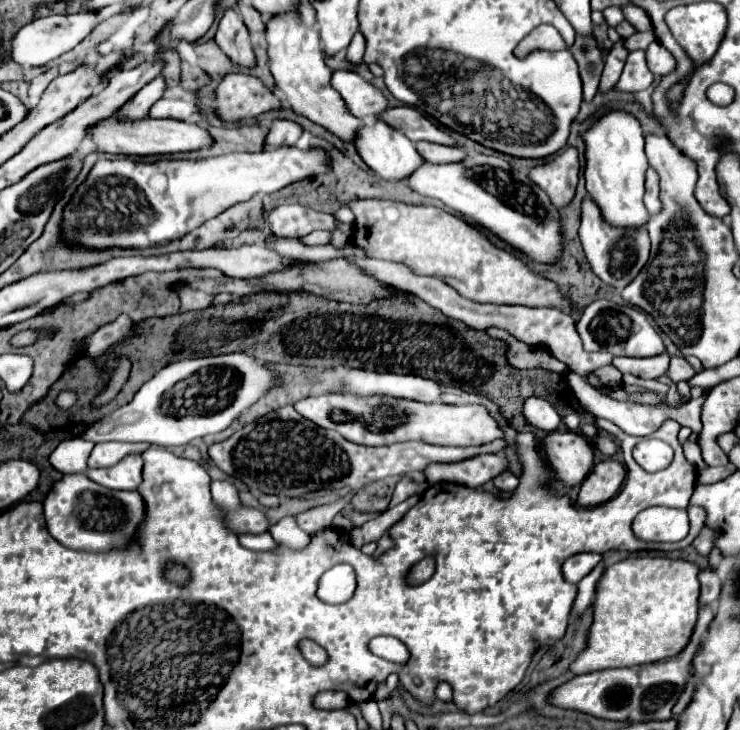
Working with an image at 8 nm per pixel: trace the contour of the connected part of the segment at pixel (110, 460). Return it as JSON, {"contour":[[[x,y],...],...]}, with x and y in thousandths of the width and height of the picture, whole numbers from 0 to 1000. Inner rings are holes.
{"contour":[[[174,605],[128,608],[123,627],[120,627],[120,638],[123,641],[150,641],[158,633],[164,633],[164,627],[177,625],[177,622],[193,622],[199,614],[201,608],[174,608]]]}

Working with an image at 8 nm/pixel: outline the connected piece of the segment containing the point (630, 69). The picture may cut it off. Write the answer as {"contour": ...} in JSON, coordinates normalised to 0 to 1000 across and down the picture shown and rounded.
{"contour":[[[861,68],[861,71],[853,71],[847,77],[847,85],[845,85],[845,93],[842,93],[842,101],[831,118],[834,126],[866,126],[872,121],[877,121],[877,115],[882,112],[882,101],[874,96],[874,88],[872,88],[872,71],[869,68]]]}

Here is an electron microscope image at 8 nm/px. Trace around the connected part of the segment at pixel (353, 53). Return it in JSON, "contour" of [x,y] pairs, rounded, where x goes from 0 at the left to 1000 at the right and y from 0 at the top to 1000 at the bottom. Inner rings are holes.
{"contour":[[[482,44],[480,52],[477,52],[477,58],[469,66],[469,82],[485,88],[491,82],[491,71],[493,71],[493,52],[491,52],[488,44]]]}

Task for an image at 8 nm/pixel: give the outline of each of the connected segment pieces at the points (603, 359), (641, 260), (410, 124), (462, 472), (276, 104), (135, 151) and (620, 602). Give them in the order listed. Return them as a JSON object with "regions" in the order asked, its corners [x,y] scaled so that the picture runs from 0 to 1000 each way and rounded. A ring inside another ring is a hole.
{"regions":[[[[466,351],[466,356],[472,356],[474,362],[482,362],[488,367],[488,373],[499,373],[501,378],[509,378],[509,384],[515,384],[518,389],[526,389],[531,395],[539,395],[545,400],[561,403],[569,411],[574,411],[580,419],[591,422],[593,427],[599,427],[607,436],[623,438],[626,444],[631,444],[639,452],[661,452],[661,449],[677,449],[682,455],[688,455],[691,460],[696,460],[701,468],[709,468],[715,474],[726,474],[731,468],[736,468],[745,479],[745,485],[761,496],[772,510],[780,510],[782,515],[793,515],[799,507],[812,504],[818,499],[826,499],[828,488],[823,488],[820,482],[791,482],[785,474],[785,463],[777,452],[777,438],[764,430],[761,425],[753,422],[715,422],[715,419],[672,419],[672,416],[645,416],[636,414],[626,405],[620,405],[609,392],[604,392],[599,384],[593,381],[582,381],[582,378],[564,378],[558,375],[550,364],[545,362],[534,362],[534,359],[523,359],[523,356],[501,356],[501,353],[485,353],[485,351]]],[[[793,268],[788,274],[788,293],[785,293],[785,312],[782,312],[782,323],[785,323],[785,334],[791,340],[793,356],[801,367],[801,373],[807,373],[807,378],[834,395],[842,397],[850,386],[855,386],[855,381],[866,373],[866,367],[872,364],[874,353],[877,353],[877,323],[874,315],[839,315],[839,312],[828,312],[823,310],[815,299],[809,285],[804,282],[804,277]]],[[[555,145],[526,148],[526,151],[515,153],[509,162],[531,175],[539,175],[555,195],[580,192],[580,195],[591,195],[591,197],[615,197],[601,178],[591,175],[566,151],[561,151]]],[[[647,622],[620,633],[604,636],[580,636],[572,649],[578,660],[605,659],[628,663],[634,668],[645,668],[653,660],[669,655],[674,647],[685,641],[685,633],[672,622]]],[[[309,101],[296,115],[288,145],[301,164],[320,167],[374,151],[382,142],[353,110],[334,101]]],[[[196,162],[188,167],[158,167],[150,164],[145,173],[134,173],[123,178],[123,189],[131,197],[134,208],[147,211],[169,211],[169,214],[220,214],[220,211],[247,211],[272,203],[282,203],[288,189],[272,173],[253,170],[245,164],[207,164]]],[[[877,762],[845,764],[818,778],[801,822],[801,852],[793,866],[793,882],[769,918],[774,923],[793,923],[818,915],[877,910],[918,896],[942,849],[942,786],[945,778],[934,770]]]]}

